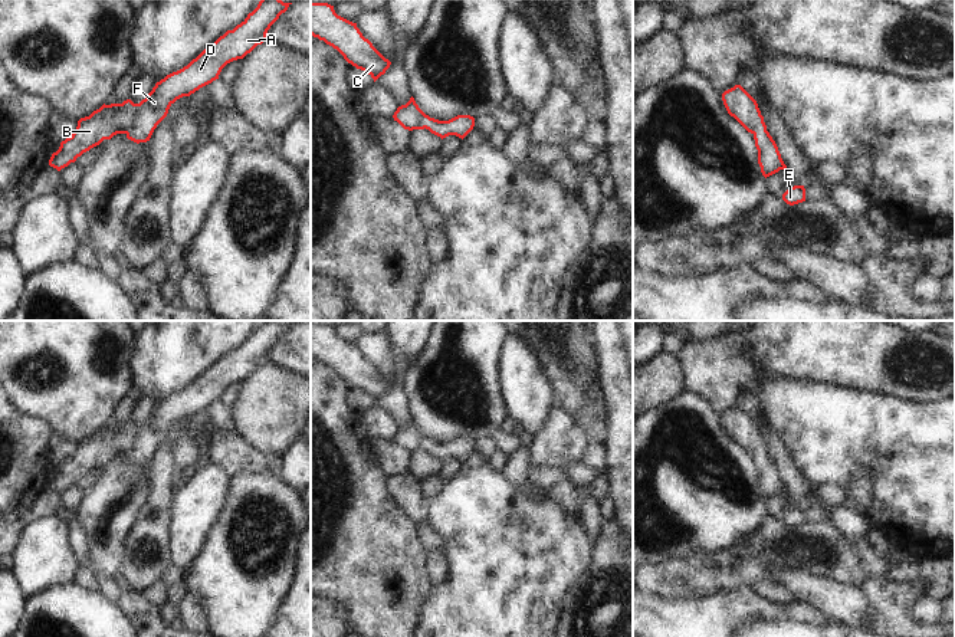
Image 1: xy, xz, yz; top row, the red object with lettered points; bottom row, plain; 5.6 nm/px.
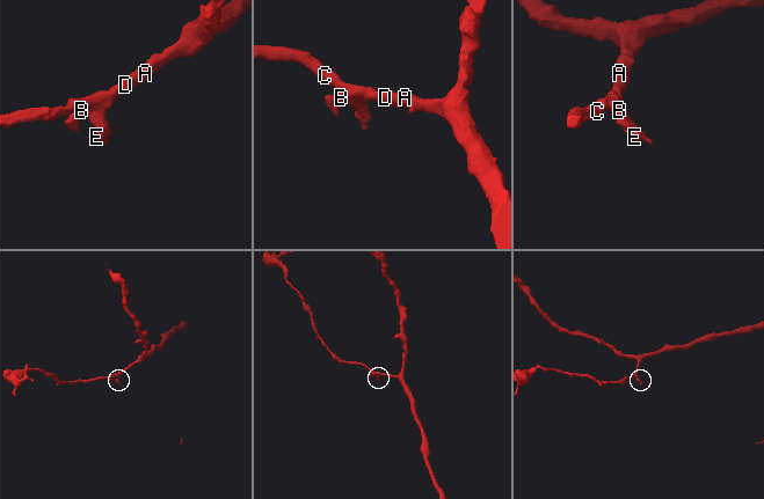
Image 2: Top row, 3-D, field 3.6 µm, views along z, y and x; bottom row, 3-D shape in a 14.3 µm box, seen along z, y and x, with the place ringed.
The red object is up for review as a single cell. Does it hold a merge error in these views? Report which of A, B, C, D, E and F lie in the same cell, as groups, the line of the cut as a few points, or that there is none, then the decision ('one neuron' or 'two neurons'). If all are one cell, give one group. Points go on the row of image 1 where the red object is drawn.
groups A B C D E F; cut none; one neuron

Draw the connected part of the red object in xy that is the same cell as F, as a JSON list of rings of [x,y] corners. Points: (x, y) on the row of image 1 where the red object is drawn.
[[[260,0],[240,24],[227,30],[187,66],[157,82],[140,104],[131,99],[122,104],[104,104],[89,116],[81,118],[75,132],[52,154],[49,165],[60,171],[83,152],[116,134],[125,134],[137,144],[150,141],[177,99],[190,96],[219,79],[227,63],[243,59],[257,45],[266,42],[268,30],[291,4],[282,0]]]

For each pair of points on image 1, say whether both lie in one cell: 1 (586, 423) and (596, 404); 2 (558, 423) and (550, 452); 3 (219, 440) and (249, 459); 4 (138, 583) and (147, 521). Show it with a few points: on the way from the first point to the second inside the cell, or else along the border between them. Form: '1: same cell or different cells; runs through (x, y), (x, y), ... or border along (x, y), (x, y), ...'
1: same cell; runs through (586, 419), (593, 409)
2: same cell; runs through (558, 430), (558, 442), (555, 445)
3: same cell; runs through (226, 447), (235, 456), (242, 457)
4: same cell; runs through (141, 567), (147, 537)

